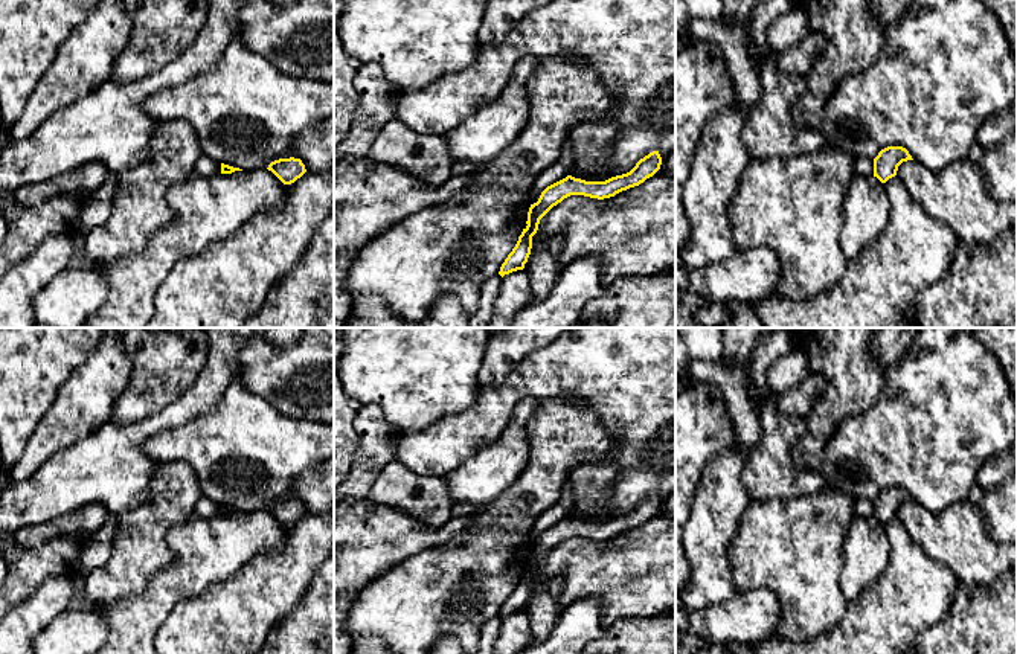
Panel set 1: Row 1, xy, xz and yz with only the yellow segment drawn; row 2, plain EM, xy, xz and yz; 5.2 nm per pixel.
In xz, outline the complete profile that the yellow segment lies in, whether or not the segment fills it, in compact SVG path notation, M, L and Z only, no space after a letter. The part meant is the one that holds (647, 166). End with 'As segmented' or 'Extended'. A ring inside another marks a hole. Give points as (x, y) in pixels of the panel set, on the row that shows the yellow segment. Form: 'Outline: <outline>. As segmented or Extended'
Outline: M569 131L558 160L532 180L528 200L531 206L526 221L528 226L523 229L515 247L502 264L499 274L503 277L505 274L525 268L532 248L532 236L538 230L540 220L564 198L570 195L584 195L598 200L614 197L653 177L660 169L660 165L662 157L659 151L653 151L640 159L630 172L611 177L605 181L575 178L570 175L573 154Z. Extended

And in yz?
Outline: M887 146L878 152L872 160L868 157L857 157L854 160L855 175L874 175L881 183L897 175L898 166L903 162L913 160L909 151L903 146Z. Extended

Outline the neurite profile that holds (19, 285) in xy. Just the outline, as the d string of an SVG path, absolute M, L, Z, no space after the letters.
M47 236L18 265L0 277L0 328L35 328L34 299L58 274L70 267L73 239Z

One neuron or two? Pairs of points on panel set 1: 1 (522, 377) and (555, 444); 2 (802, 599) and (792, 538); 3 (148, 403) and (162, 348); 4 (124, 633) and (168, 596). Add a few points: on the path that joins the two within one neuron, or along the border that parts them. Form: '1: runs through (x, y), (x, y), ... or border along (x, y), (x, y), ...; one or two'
1: border along (575, 398), (545, 397), (538, 400); two
2: runs through (802, 584), (802, 563), (798, 554); one
3: runs through (151, 389), (162, 374), (162, 362); one
4: runs through (134, 622), (157, 601); one

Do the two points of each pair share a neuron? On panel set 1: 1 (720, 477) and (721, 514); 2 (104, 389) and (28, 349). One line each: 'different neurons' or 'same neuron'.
1: same neuron
2: different neurons

